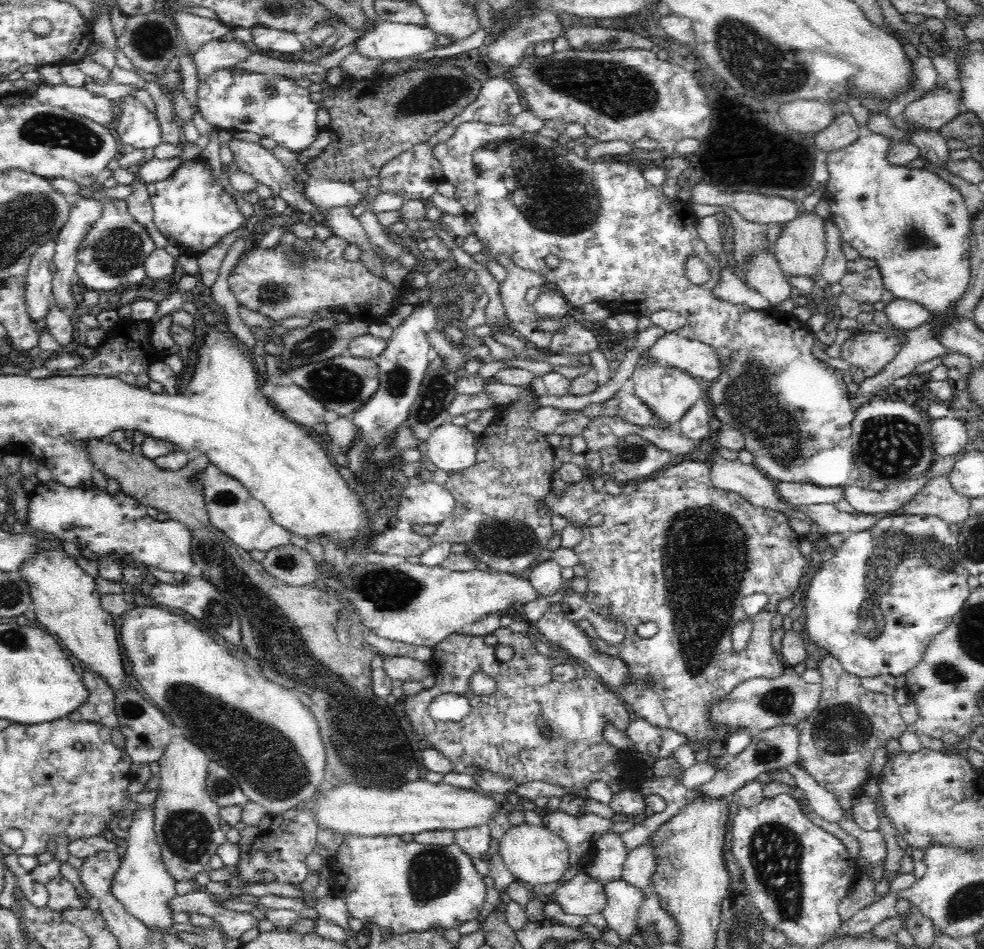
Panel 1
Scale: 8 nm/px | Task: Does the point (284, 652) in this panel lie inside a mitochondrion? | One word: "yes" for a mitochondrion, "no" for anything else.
yes

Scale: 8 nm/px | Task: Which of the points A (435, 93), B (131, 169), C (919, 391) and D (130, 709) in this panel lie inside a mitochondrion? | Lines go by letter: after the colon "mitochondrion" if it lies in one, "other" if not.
A: mitochondrion
B: other
C: other
D: mitochondrion

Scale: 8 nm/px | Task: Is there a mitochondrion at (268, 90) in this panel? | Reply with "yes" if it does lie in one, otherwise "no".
yes

